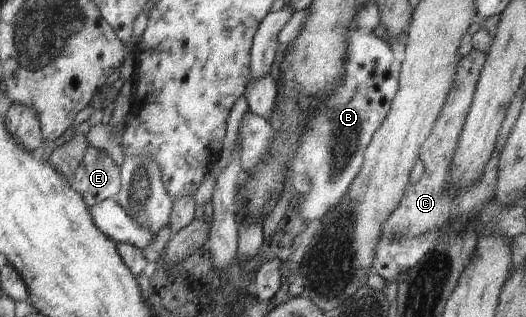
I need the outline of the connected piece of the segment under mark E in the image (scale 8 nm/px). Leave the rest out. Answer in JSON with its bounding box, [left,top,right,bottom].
[71,147,122,207]

